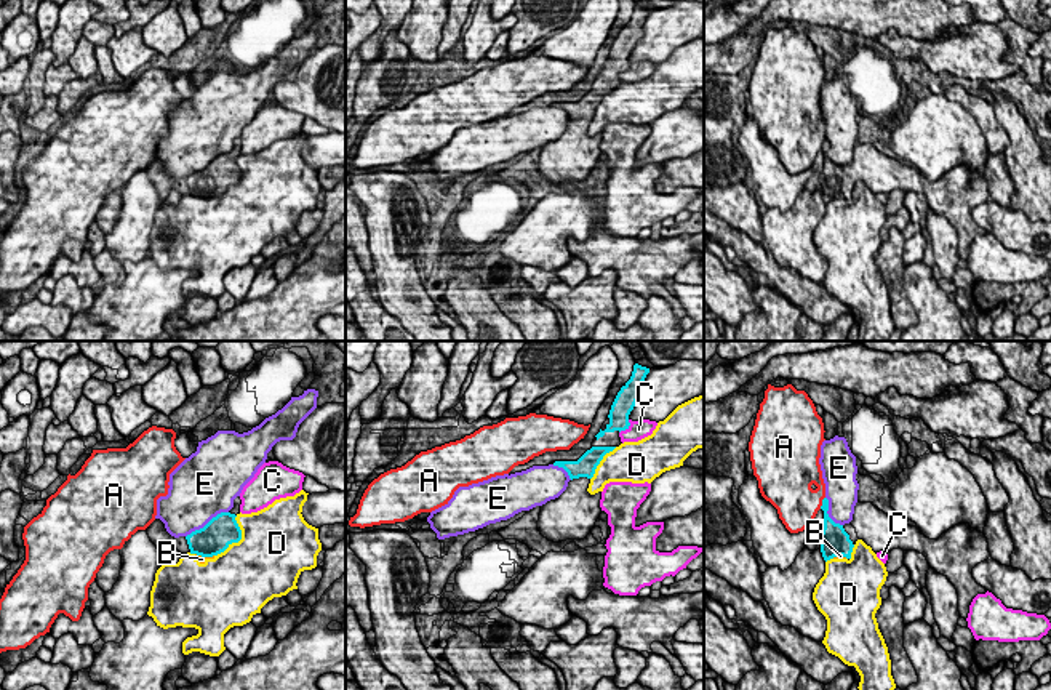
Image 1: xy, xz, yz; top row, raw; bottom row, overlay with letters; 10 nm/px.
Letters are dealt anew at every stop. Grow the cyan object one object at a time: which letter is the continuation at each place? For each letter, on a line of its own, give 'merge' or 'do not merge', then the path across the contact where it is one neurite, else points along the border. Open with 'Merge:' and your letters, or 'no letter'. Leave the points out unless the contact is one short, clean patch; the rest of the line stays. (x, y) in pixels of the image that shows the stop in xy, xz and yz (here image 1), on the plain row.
Merge: no letter
A: do not merge
B: do not merge | along xy (195, 194), (213, 197)
C: do not merge
D: do not merge
E: do not merge

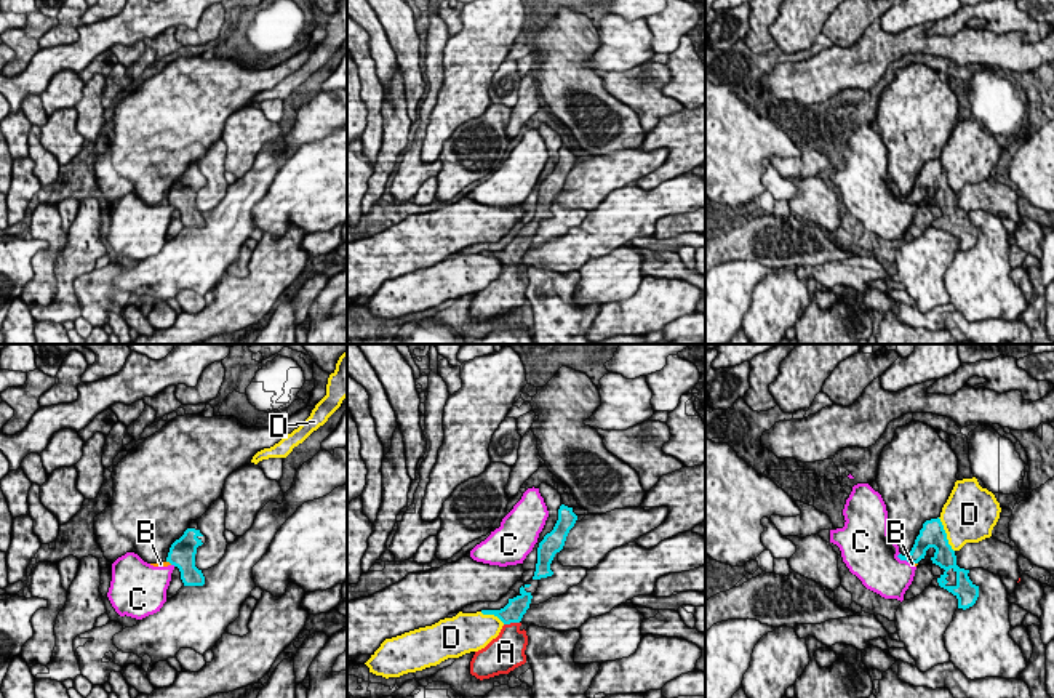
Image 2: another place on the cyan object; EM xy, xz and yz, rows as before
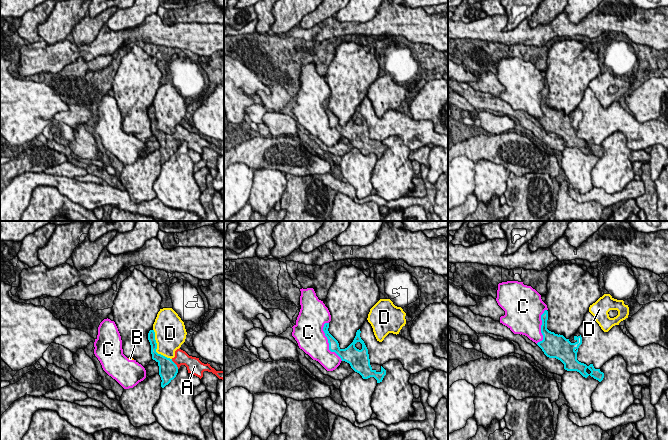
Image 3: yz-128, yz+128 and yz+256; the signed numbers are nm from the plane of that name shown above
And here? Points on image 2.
Merge: A
A: merge | across xz (515, 250), (511, 263), (509, 287)
B: do not merge | along yz (912, 204), (917, 205)
C: do not merge
D: do not merge

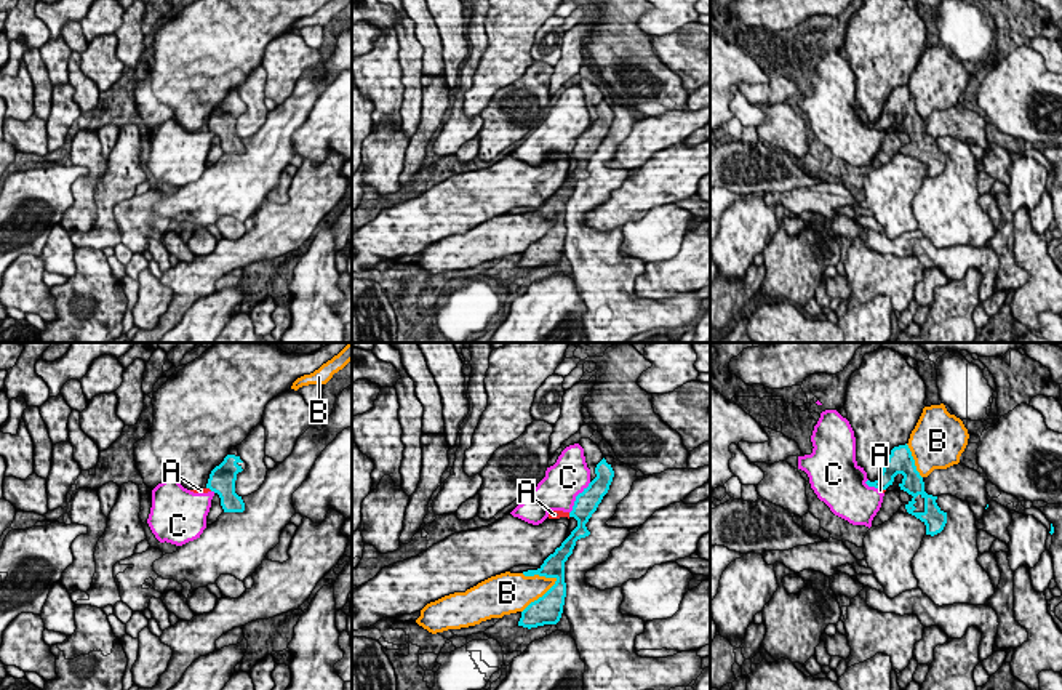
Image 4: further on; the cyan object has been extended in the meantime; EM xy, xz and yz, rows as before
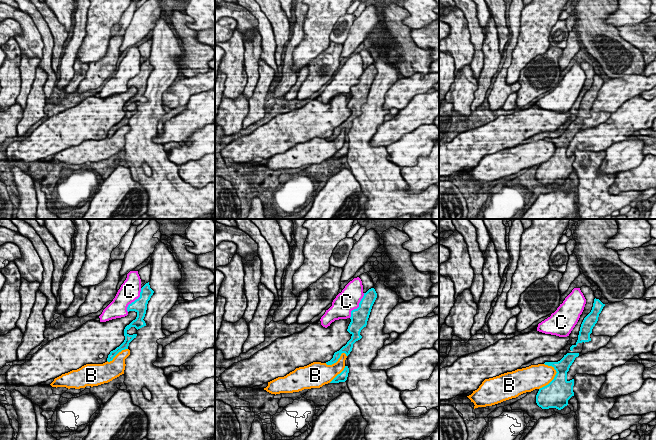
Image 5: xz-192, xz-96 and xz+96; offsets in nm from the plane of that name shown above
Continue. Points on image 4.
Merge: no letter
A: do not merge | along yz (880, 130), (885, 132)
B: do not merge
C: do not merge

